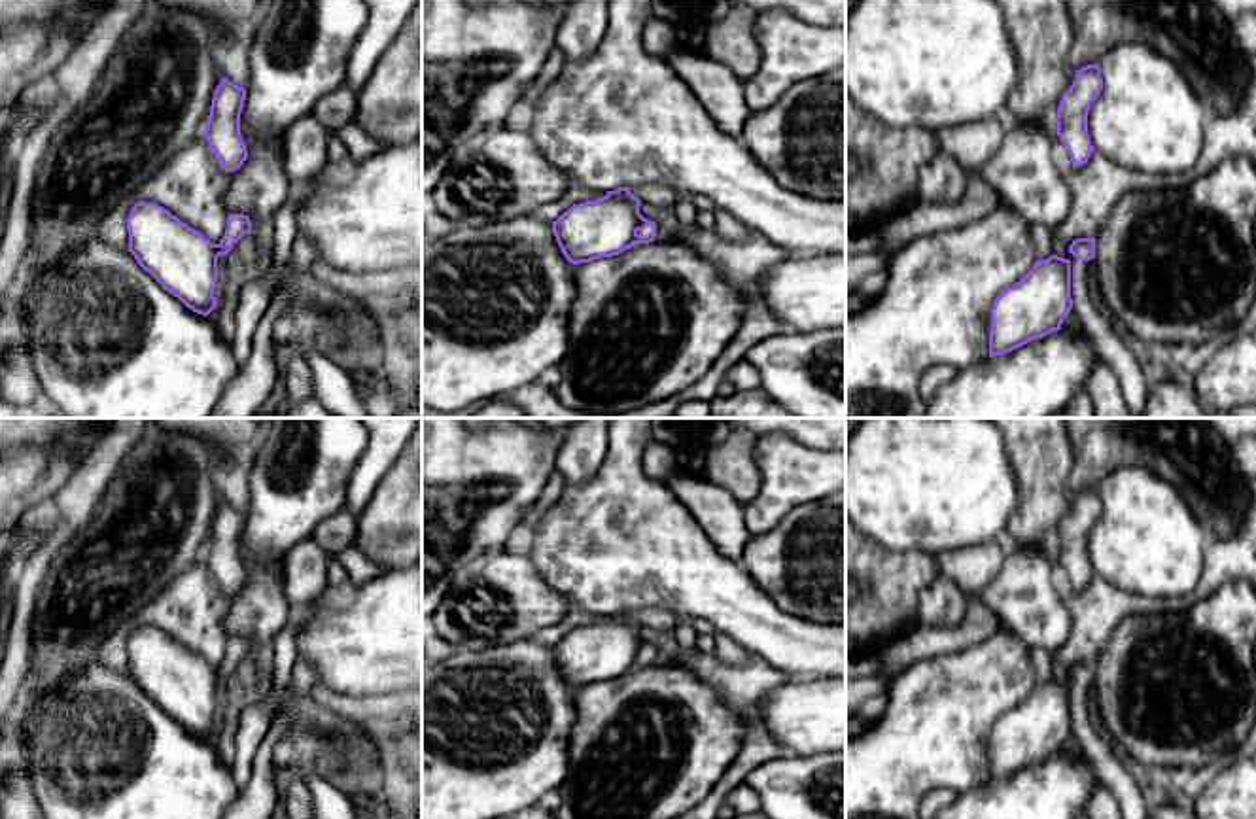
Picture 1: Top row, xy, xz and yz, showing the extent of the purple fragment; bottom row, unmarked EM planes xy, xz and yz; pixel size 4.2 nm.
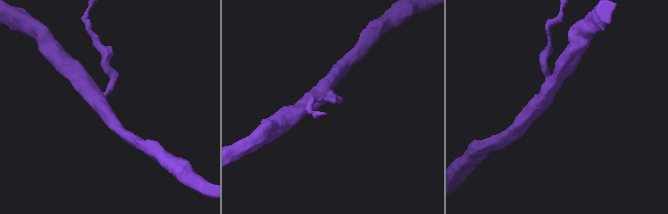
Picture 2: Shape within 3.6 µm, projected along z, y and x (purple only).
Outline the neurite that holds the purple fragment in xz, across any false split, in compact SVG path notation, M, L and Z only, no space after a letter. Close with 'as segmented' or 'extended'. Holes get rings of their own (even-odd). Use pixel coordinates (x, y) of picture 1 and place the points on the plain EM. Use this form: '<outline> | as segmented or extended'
M630 611L607 615L605 620L573 628L556 645L552 656L573 687L613 681L634 668L649 668L656 660L656 647L639 637L641 624Z | as segmented

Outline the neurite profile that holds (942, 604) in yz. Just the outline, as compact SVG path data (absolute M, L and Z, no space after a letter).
M938 575L919 592L919 624L933 628L957 628L963 624L967 609L968 596L946 575Z

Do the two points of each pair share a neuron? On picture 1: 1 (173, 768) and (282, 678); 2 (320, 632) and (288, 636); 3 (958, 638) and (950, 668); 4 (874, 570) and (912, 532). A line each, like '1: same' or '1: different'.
1: different
2: different
3: different
4: different

